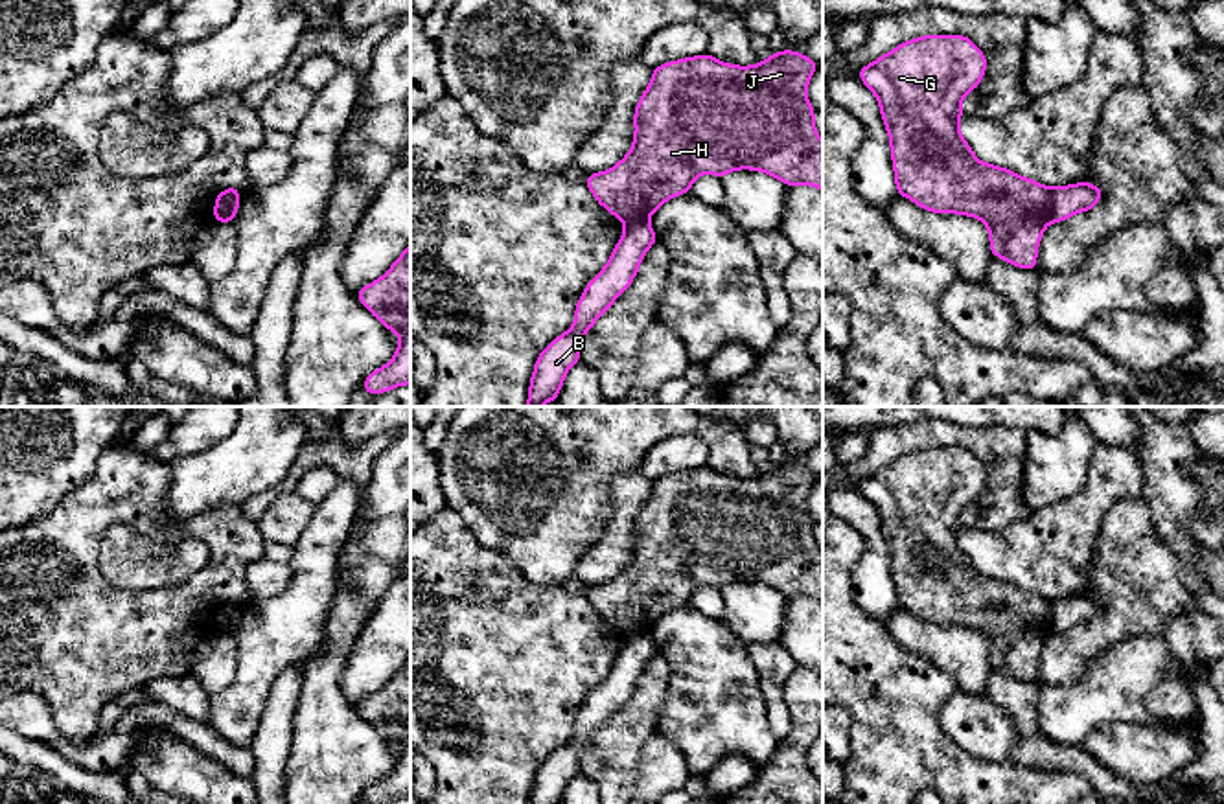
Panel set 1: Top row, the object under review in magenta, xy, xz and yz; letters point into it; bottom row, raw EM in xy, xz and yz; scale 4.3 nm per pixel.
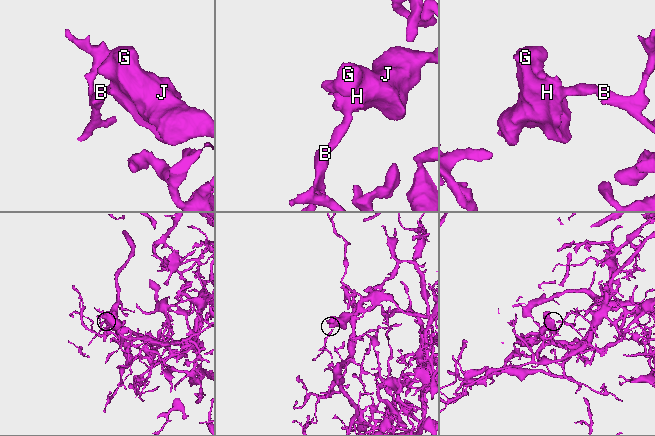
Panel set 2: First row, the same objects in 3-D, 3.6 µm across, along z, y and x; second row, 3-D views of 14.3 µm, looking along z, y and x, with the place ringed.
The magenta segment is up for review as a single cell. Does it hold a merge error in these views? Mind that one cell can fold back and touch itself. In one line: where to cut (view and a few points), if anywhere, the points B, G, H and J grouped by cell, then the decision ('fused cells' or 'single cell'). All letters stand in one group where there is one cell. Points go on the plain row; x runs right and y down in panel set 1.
yz (1051, 600), (1050, 633) | B / G H J | fused cells

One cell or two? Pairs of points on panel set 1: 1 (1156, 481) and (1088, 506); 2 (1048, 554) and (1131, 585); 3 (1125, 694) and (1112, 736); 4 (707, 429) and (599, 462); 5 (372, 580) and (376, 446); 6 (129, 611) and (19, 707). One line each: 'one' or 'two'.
1: two
2: two
3: two
4: one
5: two
6: two

